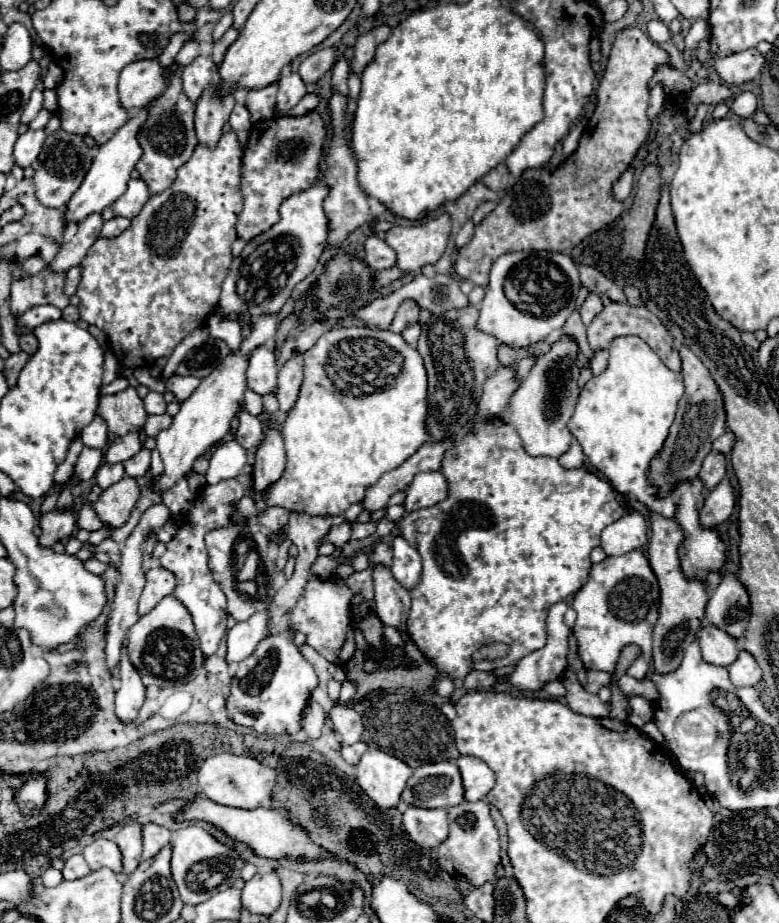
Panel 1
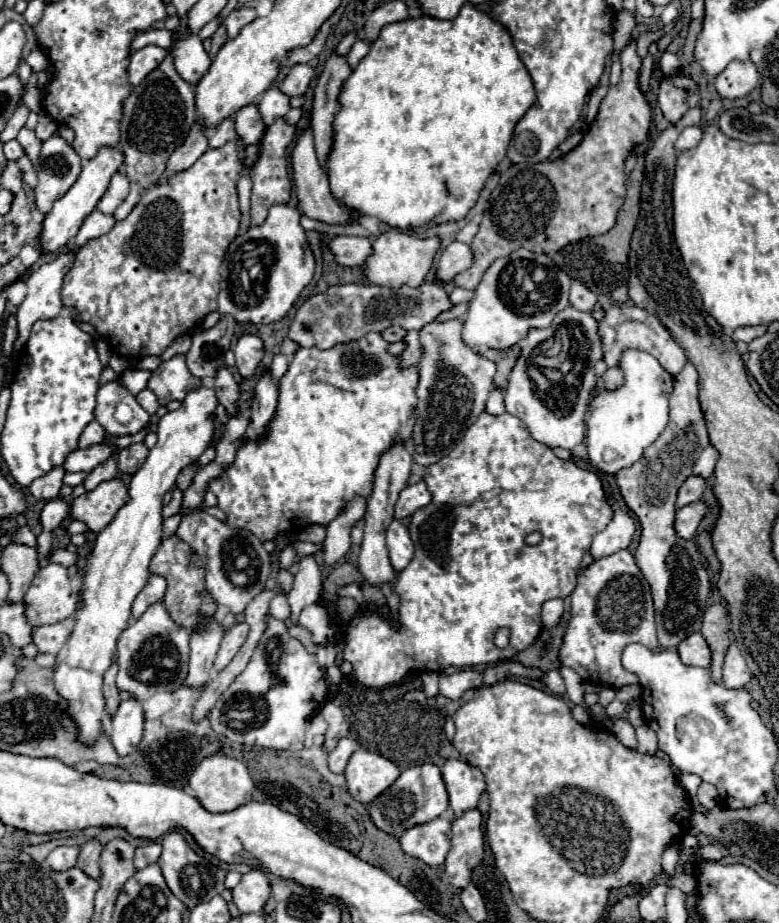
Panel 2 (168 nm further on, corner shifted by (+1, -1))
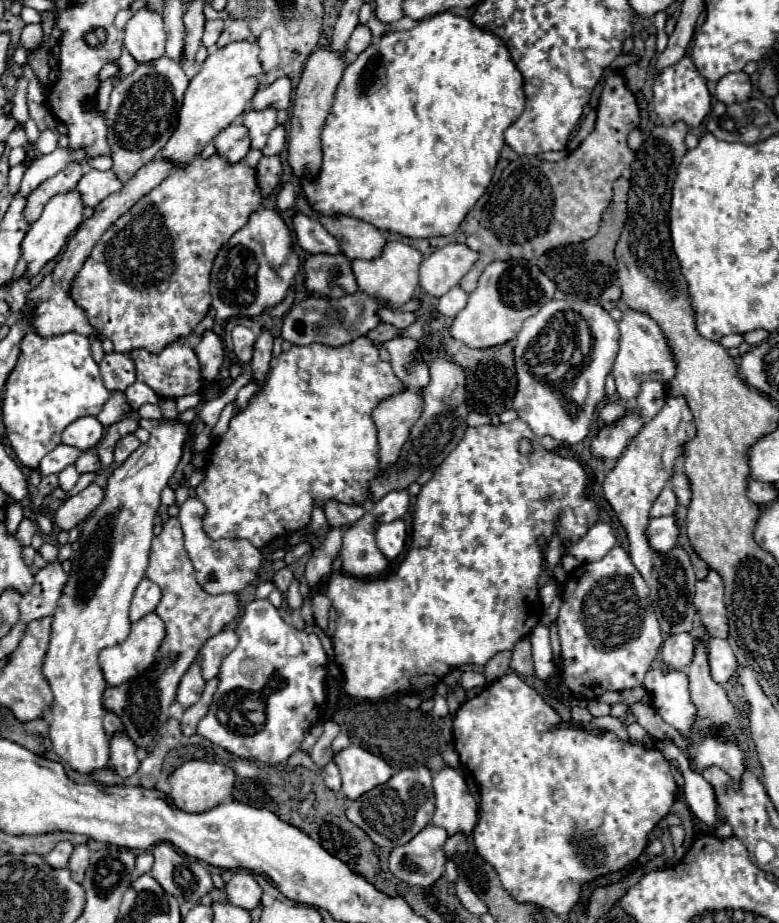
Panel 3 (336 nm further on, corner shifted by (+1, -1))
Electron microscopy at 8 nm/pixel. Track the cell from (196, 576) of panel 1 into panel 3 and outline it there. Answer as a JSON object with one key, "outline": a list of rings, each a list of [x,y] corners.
{"outline":[[[193,663],[189,667],[189,671],[183,675],[179,689],[177,689],[177,703],[187,709],[193,703],[197,703],[197,699],[201,697],[201,691],[205,689],[205,681],[201,679],[201,667],[197,667],[197,663]]]}

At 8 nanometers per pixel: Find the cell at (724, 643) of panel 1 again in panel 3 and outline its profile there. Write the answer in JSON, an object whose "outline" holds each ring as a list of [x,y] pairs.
{"outline":[[[677,633],[669,635],[667,641],[663,641],[659,655],[669,669],[683,669],[691,663],[693,653],[695,653],[693,637],[689,633]]]}

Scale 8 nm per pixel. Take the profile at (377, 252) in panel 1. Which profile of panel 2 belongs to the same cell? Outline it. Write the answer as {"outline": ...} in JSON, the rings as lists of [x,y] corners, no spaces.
{"outline":[[[335,237],[329,243],[337,263],[345,267],[363,267],[373,255],[373,245],[367,237]]]}

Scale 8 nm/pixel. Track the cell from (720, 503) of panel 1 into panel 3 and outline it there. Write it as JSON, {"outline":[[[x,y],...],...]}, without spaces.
{"outline":[[[659,517],[659,519],[651,519],[647,525],[647,541],[649,547],[657,553],[657,555],[665,555],[667,551],[671,551],[677,543],[677,535],[679,529],[675,525],[675,517]]]}

